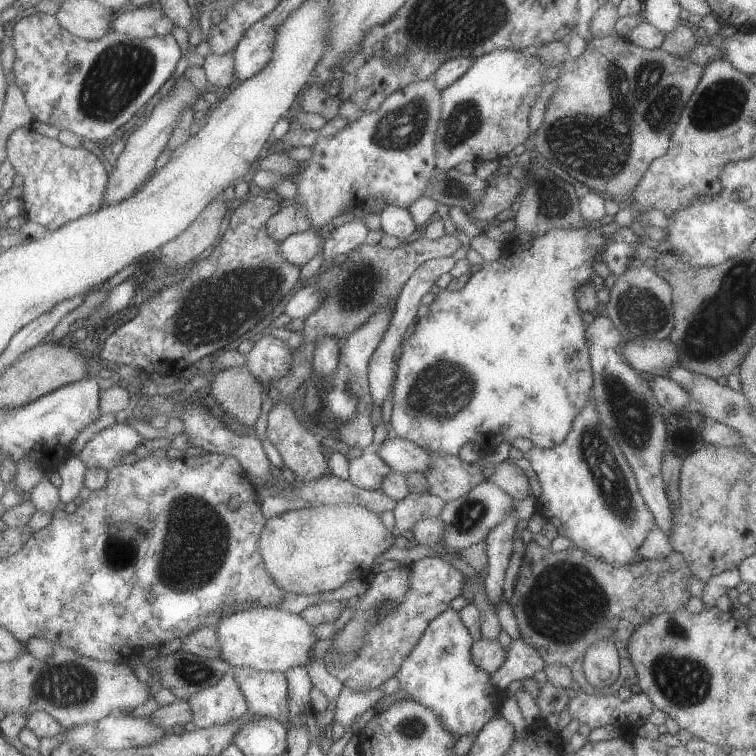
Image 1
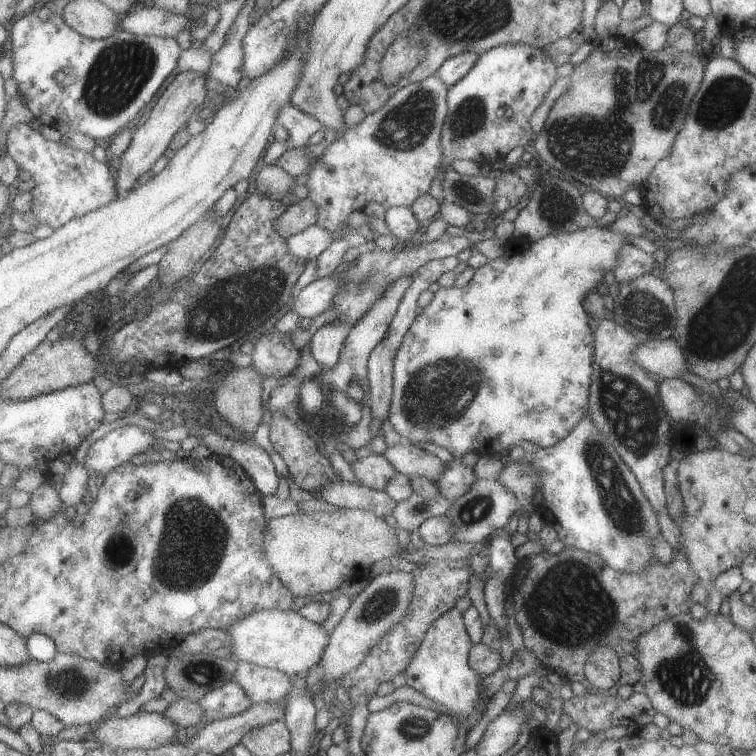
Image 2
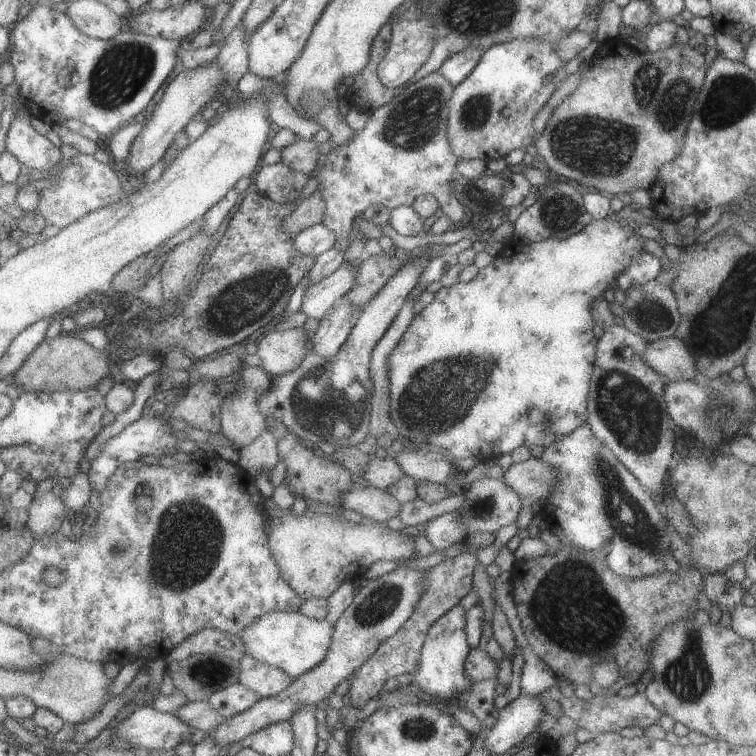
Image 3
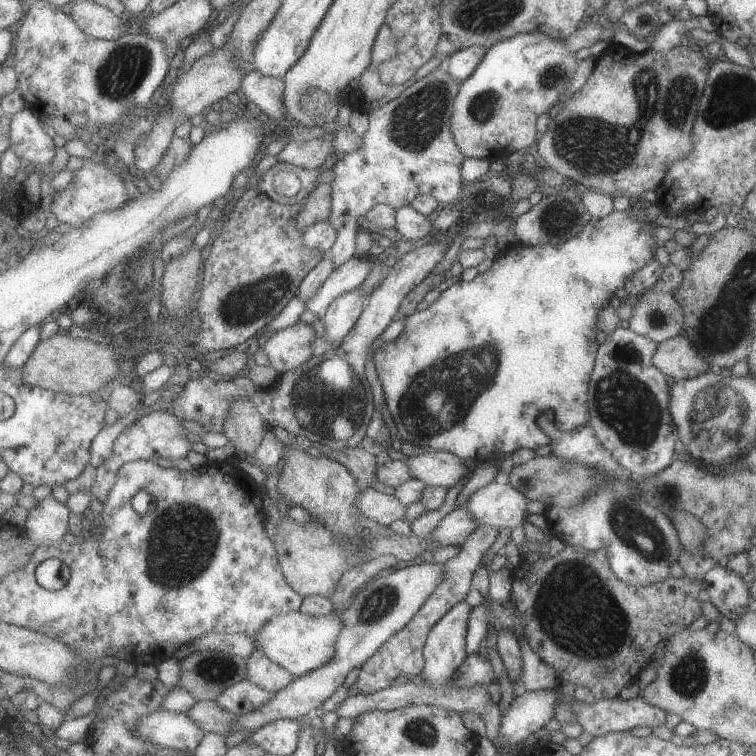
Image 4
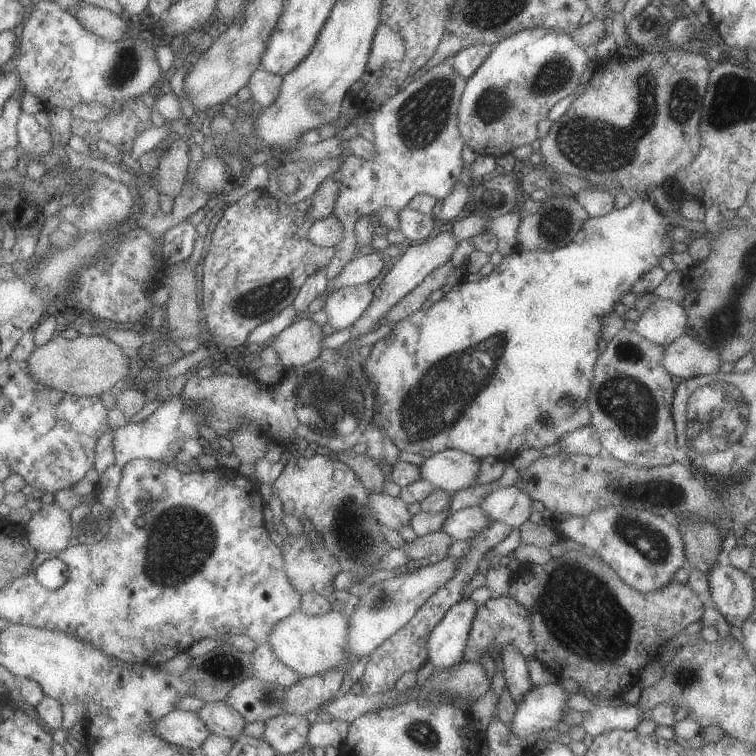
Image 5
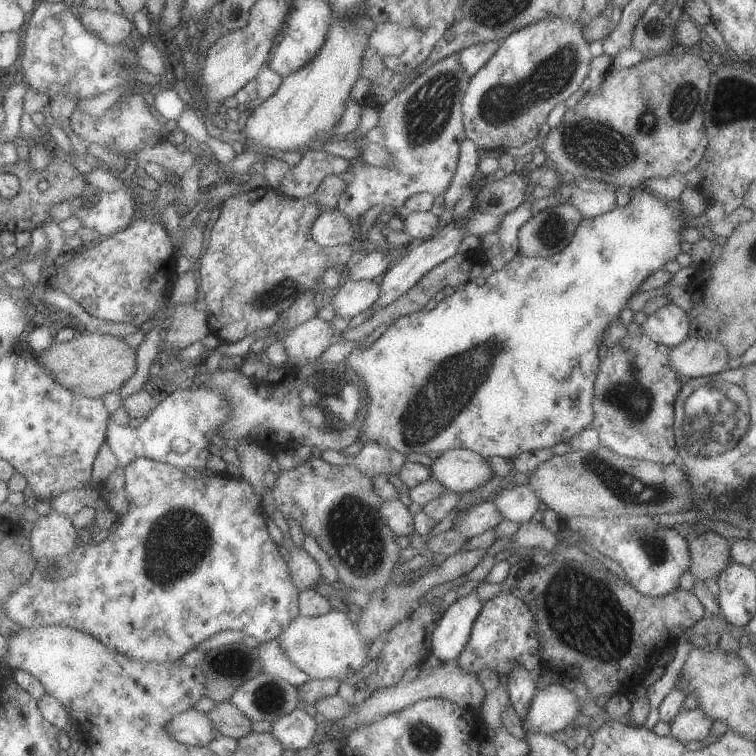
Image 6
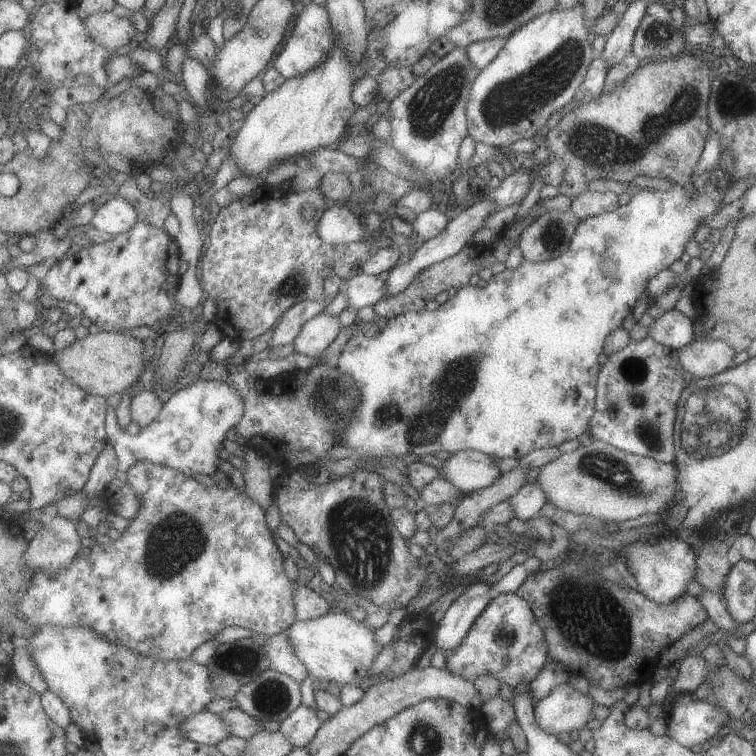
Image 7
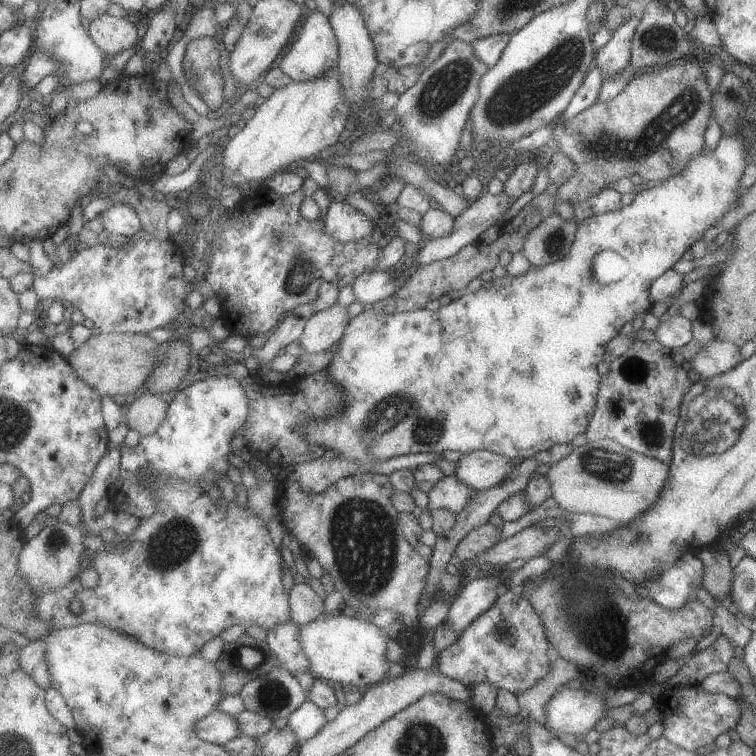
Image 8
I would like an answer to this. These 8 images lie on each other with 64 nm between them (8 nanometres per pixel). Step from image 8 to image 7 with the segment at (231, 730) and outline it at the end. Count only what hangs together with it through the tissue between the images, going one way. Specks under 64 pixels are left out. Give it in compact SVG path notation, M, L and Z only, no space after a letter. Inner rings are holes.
M210 711L191 715L183 721L182 729L191 740L214 746L231 735L227 721L219 713Z

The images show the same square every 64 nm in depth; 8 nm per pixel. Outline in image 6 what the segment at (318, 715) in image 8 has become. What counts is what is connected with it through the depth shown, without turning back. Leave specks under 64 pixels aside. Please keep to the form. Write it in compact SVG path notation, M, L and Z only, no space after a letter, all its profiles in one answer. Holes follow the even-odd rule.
M298 708L291 714L272 722L273 733L289 750L302 750L311 747L317 734L317 720L304 710Z

